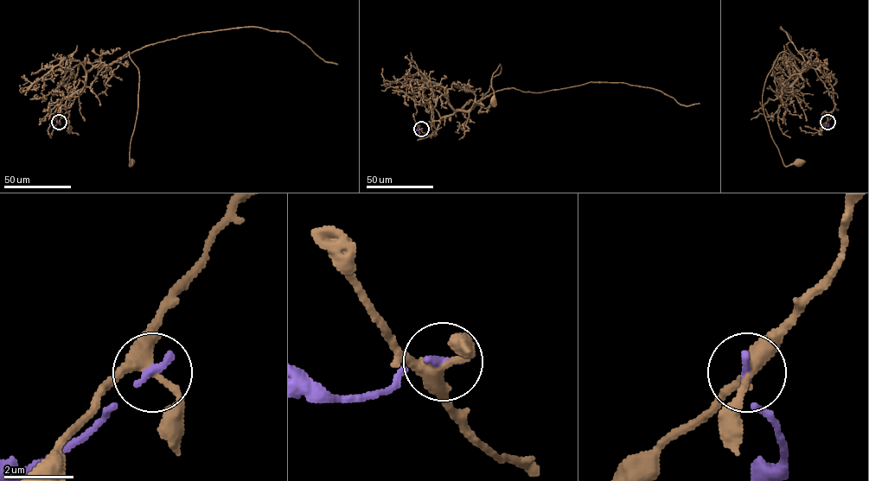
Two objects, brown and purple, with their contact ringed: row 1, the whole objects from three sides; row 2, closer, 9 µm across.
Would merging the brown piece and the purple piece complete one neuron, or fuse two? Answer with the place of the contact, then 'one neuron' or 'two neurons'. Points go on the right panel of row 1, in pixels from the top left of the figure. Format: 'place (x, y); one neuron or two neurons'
place (827, 122); two neurons

